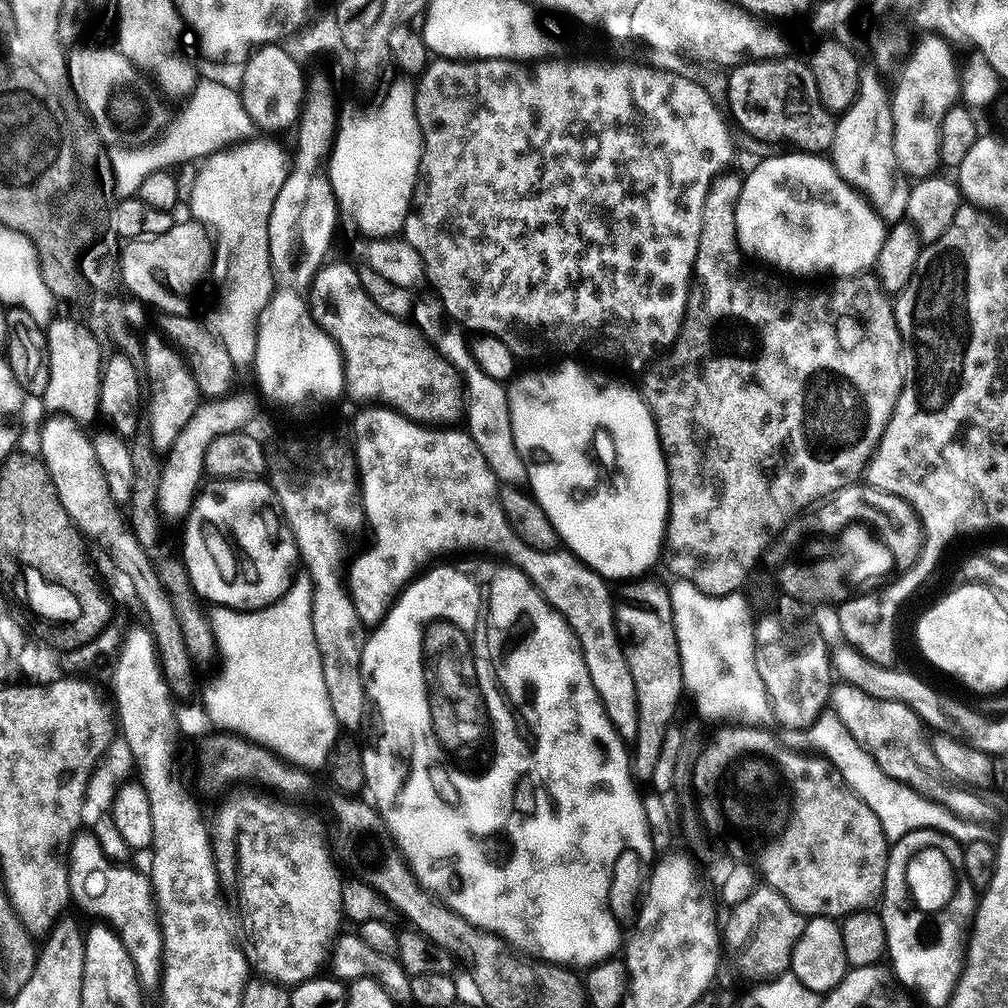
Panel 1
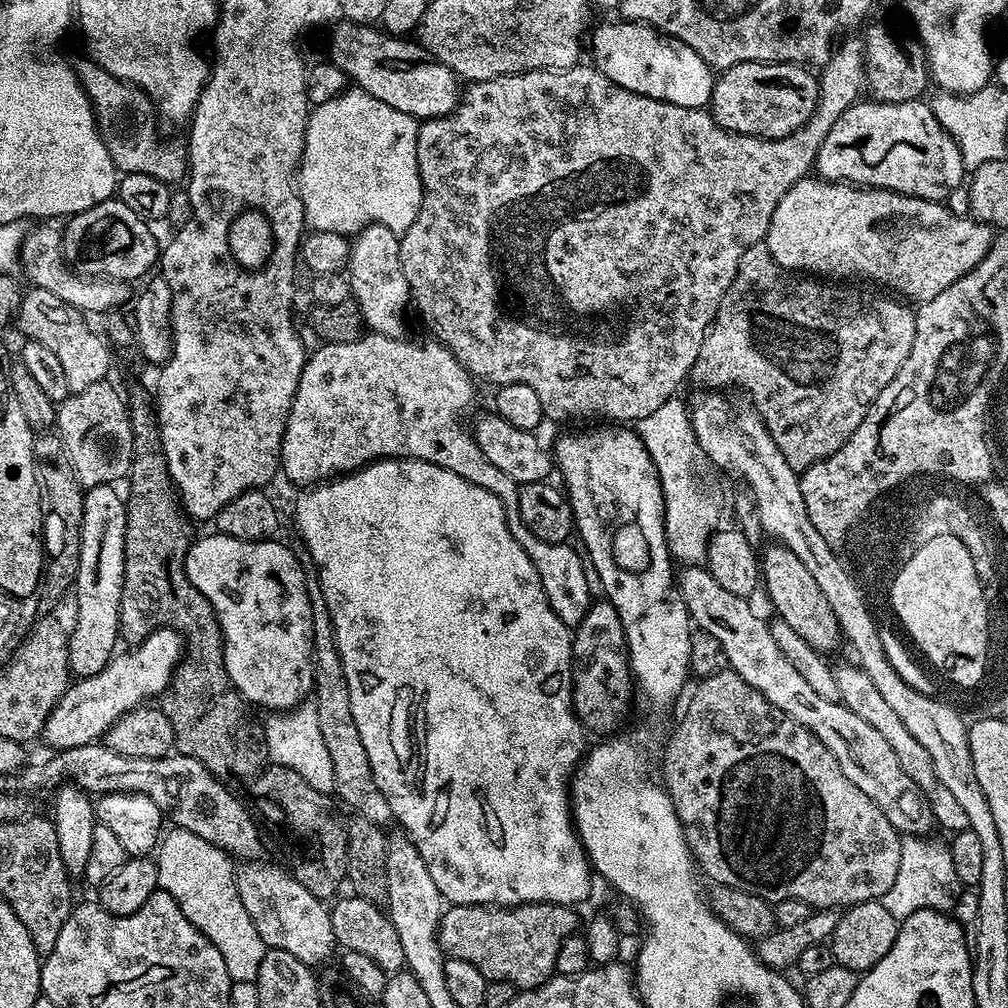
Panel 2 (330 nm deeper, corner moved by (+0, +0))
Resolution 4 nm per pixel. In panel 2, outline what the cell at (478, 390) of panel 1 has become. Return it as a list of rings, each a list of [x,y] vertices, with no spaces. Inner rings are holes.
[[[381,224],[364,228],[351,241],[352,259],[350,279],[352,296],[364,312],[364,323],[373,333],[381,336],[401,335],[404,320],[400,315],[410,302],[410,287],[404,273],[404,263],[400,257],[400,236]]]

